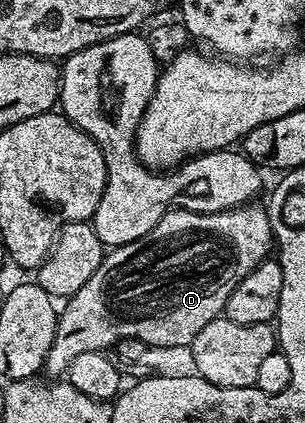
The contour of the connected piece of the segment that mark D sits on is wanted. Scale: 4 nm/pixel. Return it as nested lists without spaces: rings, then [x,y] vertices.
[[[237,206],[228,211],[207,213],[170,209],[147,237],[112,248],[99,269],[91,273],[91,281],[87,281],[87,285],[83,285],[83,289],[60,308],[55,341],[51,341],[44,370],[50,371],[53,377],[64,376],[79,353],[113,349],[121,339],[138,339],[150,347],[190,346],[199,329],[224,312],[239,281],[251,274],[264,259],[270,258],[272,251],[269,250],[274,250],[269,212],[264,206],[255,206]]]

